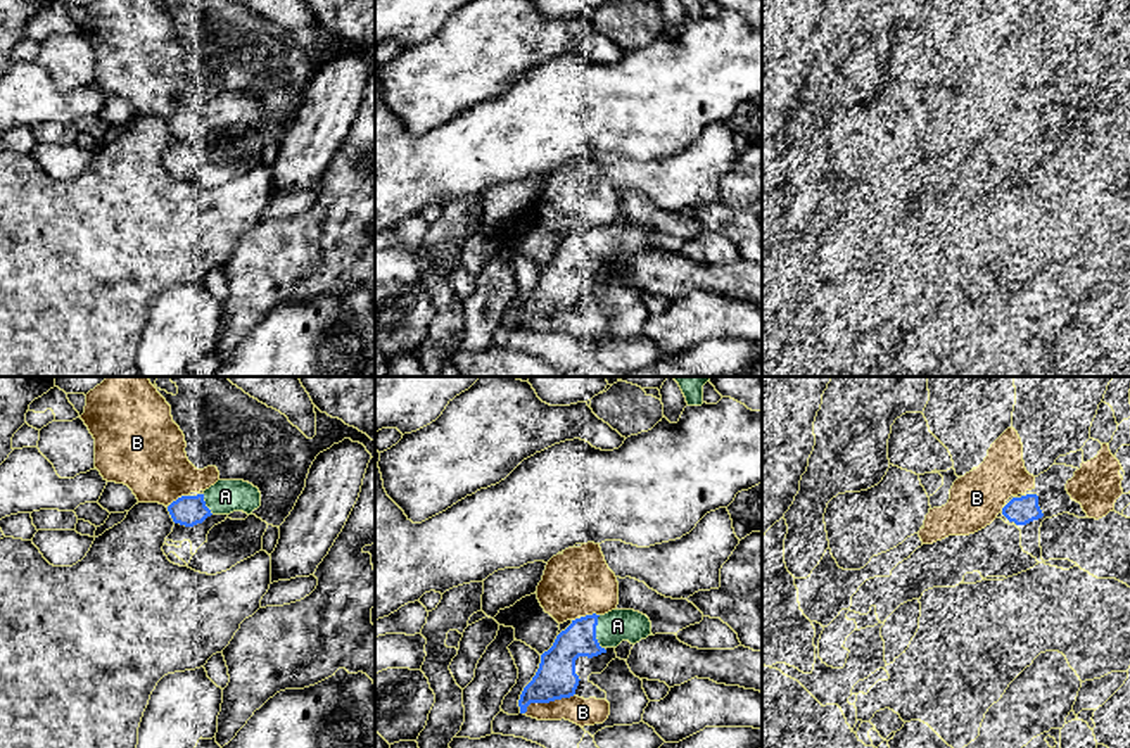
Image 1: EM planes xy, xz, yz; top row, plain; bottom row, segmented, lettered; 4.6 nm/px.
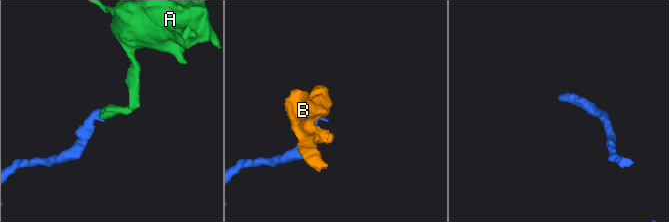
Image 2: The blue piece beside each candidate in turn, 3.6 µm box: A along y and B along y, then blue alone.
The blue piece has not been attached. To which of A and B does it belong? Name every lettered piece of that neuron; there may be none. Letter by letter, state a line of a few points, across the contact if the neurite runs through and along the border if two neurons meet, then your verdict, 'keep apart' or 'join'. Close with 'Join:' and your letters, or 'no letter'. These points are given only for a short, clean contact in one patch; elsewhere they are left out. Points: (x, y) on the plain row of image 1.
A: join
B: keep apart
Join: A

